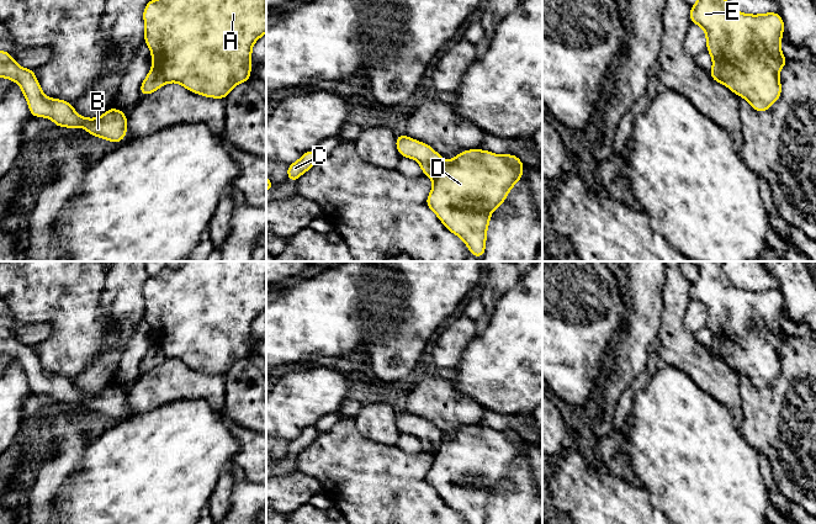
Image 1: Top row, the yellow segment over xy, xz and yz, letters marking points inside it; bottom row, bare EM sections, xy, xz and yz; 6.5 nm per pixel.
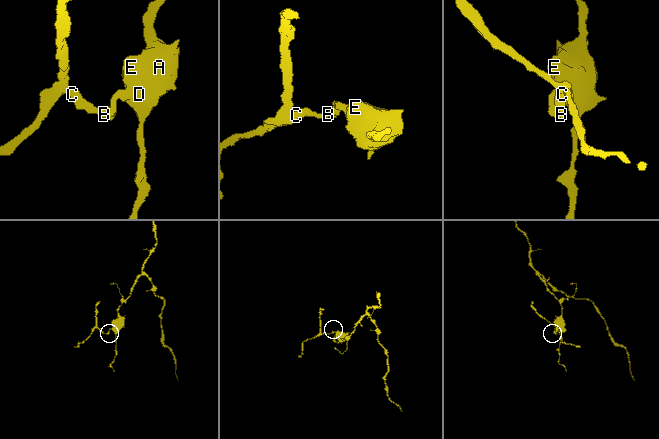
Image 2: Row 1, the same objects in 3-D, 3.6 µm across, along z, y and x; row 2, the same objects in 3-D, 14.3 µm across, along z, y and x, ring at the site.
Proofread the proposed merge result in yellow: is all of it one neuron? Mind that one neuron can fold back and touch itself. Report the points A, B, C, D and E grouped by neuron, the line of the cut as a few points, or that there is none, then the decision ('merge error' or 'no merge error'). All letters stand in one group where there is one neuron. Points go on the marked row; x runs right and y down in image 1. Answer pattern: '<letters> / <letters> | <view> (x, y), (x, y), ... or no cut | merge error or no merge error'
A D E / B C | xy (153, 67), (167, 81) | merge error

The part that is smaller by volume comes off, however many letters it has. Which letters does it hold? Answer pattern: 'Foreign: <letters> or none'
Foreign: B, C

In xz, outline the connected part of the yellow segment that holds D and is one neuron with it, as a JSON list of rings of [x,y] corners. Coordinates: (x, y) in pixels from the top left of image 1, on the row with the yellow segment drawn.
[[[461,152],[452,160],[443,160],[425,203],[447,231],[465,242],[471,255],[482,259],[491,213],[523,178],[524,166],[514,154]]]

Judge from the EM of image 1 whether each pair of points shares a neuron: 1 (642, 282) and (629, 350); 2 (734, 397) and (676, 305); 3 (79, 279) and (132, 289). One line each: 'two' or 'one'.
1: one
2: one
3: two

